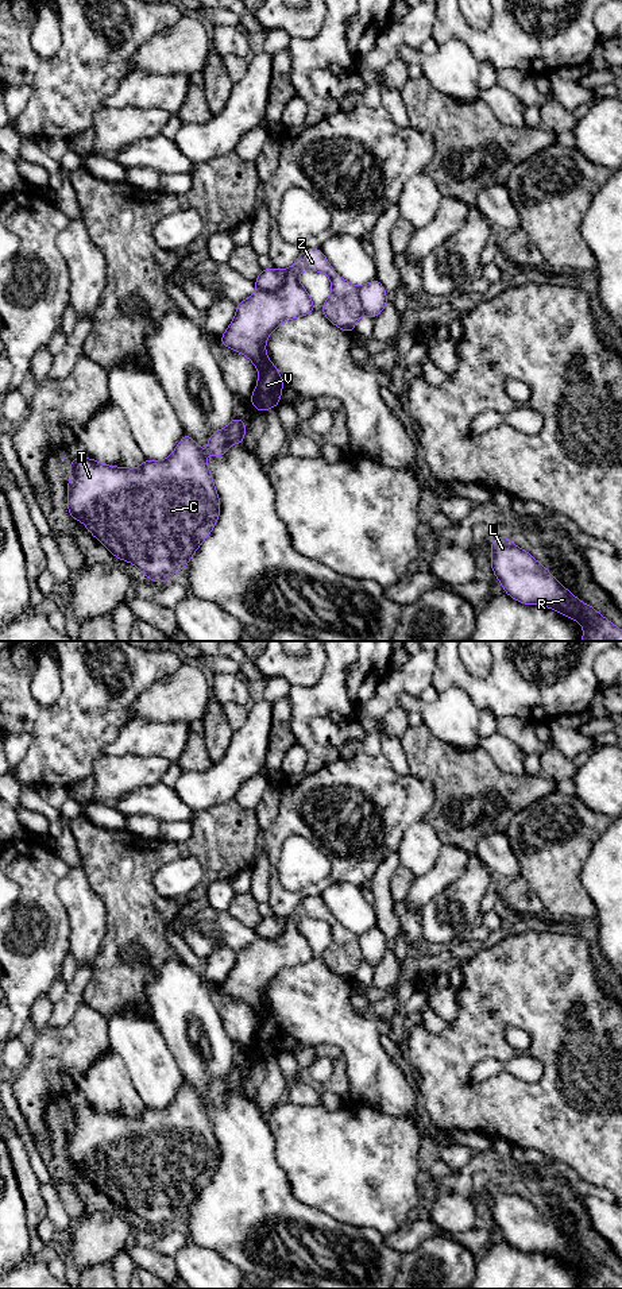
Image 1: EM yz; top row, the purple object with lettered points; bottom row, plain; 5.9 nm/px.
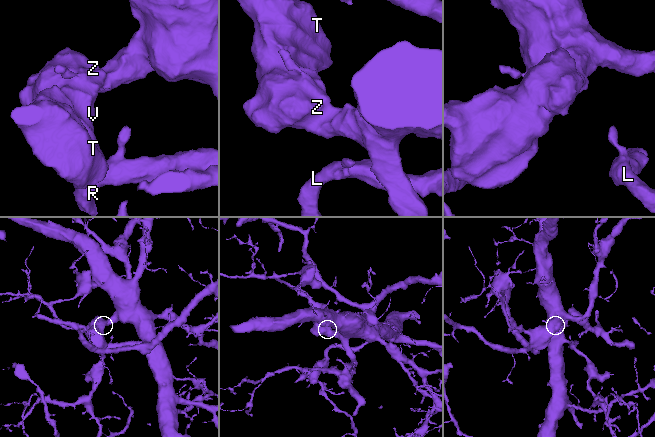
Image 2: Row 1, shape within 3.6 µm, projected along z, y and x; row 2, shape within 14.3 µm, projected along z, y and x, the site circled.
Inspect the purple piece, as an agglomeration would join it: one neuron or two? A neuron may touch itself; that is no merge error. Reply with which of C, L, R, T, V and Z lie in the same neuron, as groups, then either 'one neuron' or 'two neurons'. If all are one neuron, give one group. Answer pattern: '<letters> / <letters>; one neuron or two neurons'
C T V Z / L R; two neurons

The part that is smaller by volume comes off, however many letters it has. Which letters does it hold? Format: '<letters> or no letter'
C, T, V, Z

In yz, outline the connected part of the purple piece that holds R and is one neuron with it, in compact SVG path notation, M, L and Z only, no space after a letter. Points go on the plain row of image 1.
M497 1184L490 1199L494 1224L513 1247L525 1253L542 1253L579 1269L584 1277L582 1289L622 1289L619 1276L588 1251L582 1251L546 1215L506 1184Z

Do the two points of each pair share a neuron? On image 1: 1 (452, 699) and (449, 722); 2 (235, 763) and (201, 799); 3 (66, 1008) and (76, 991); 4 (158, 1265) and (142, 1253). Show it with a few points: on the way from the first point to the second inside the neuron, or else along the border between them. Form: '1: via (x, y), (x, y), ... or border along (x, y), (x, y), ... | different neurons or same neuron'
1: via (452, 705), (452, 717) | same neuron
2: via (228, 772), (211, 790) | same neuron
3: via (68, 1004), (73, 995) | same neuron
4: via (154, 1262), (146, 1257) | same neuron

